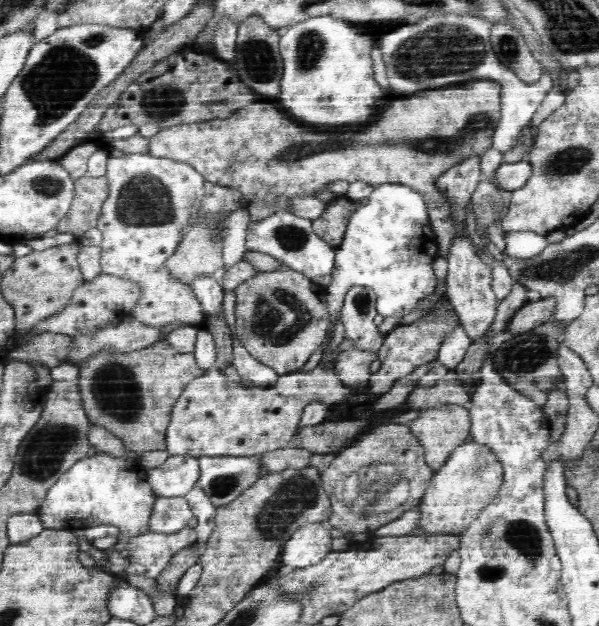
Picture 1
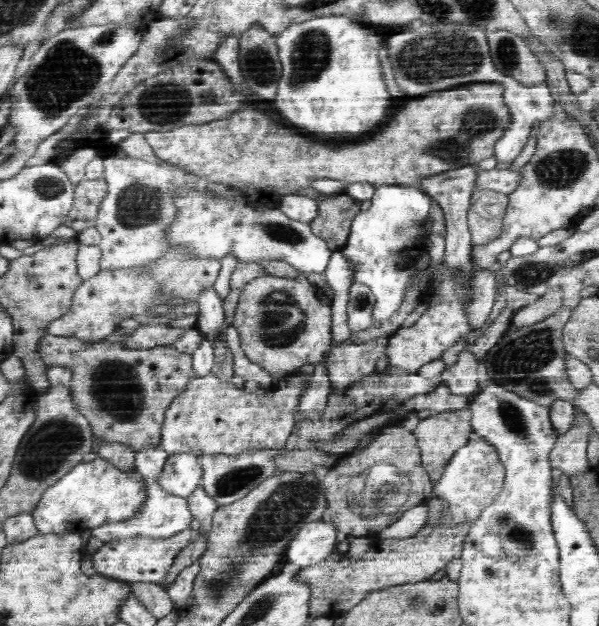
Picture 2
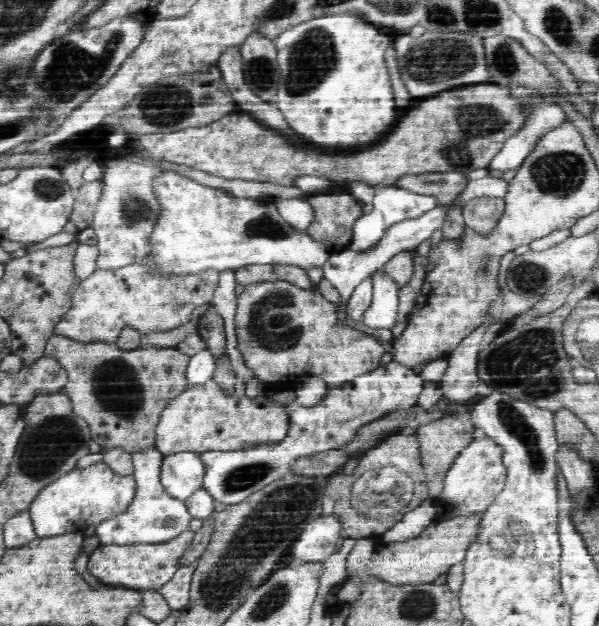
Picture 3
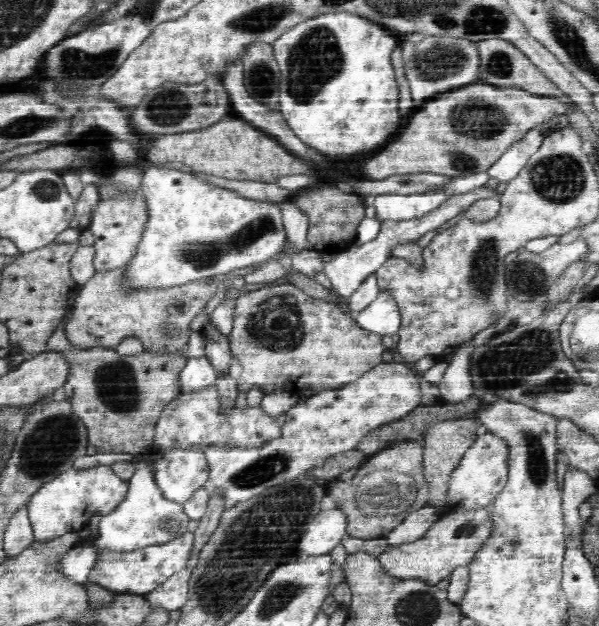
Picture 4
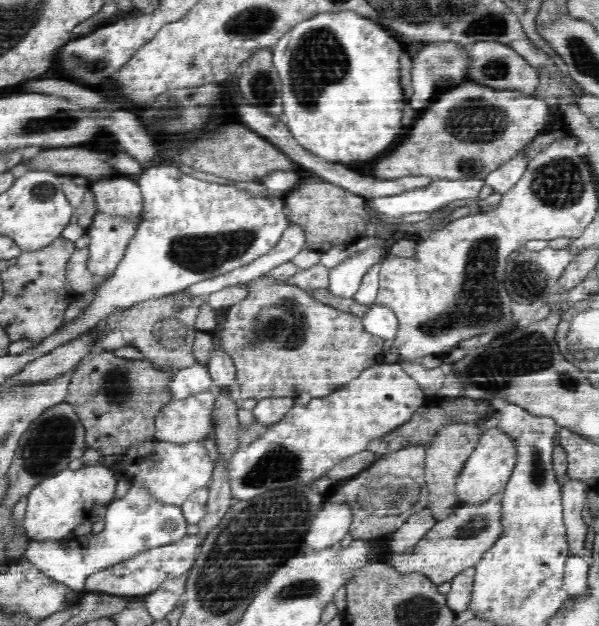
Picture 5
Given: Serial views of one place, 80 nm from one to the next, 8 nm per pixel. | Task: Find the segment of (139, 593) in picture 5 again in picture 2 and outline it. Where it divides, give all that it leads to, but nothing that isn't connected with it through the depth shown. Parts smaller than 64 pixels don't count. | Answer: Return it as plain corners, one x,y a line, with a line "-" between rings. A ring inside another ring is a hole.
188,528
171,538
136,538
104,543
100,550
91,555
94,570
101,573
102,576
109,577
112,580
120,580
125,584
138,581
162,585
162,580
170,572
170,566
178,553
187,548
188,544
194,542
199,534
197,530

